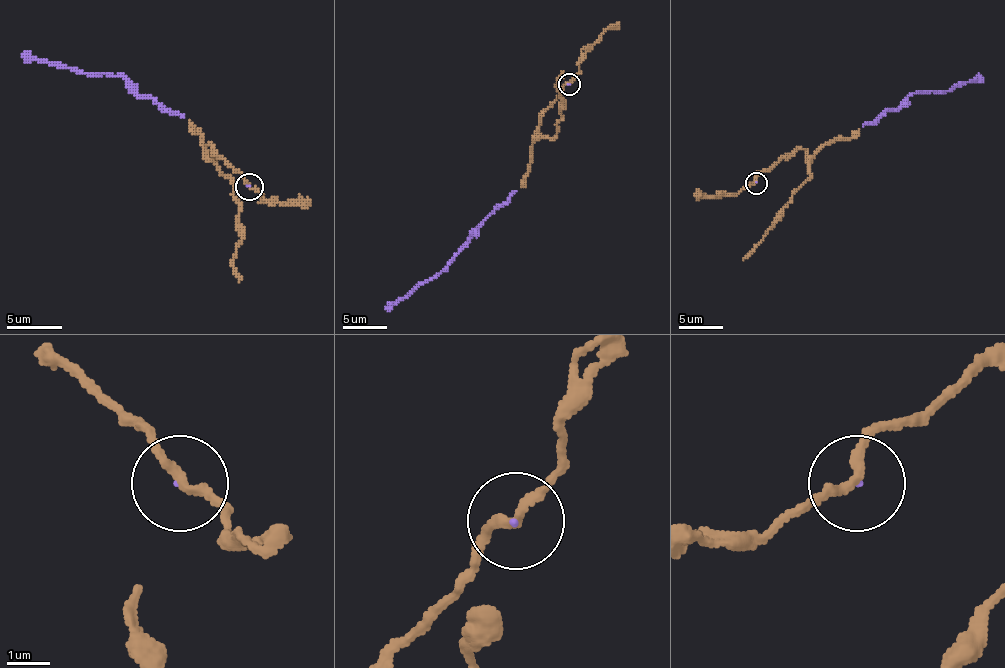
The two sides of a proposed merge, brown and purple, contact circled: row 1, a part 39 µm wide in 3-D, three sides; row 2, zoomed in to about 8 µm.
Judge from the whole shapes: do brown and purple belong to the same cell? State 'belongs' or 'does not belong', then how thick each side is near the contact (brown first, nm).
belongs; 220 nm thick on the brown side, 50 nm on the other

